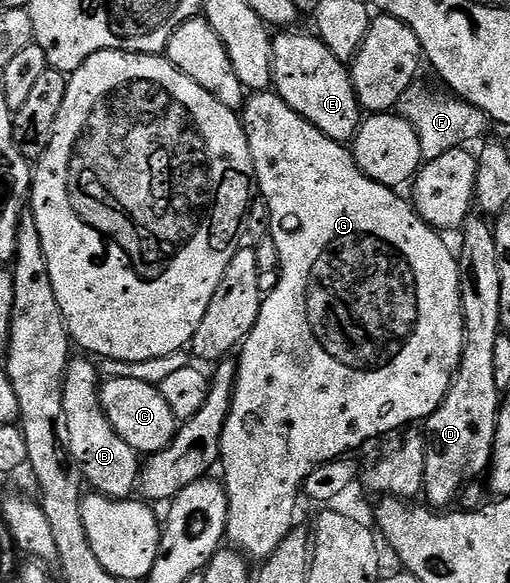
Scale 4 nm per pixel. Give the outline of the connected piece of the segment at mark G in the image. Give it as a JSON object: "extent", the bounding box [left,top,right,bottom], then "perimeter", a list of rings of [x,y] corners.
{"extent":[220,90,464,558],"perimeter":[[[273,90],[253,93],[241,109],[240,119],[246,127],[246,146],[254,163],[256,188],[270,211],[268,236],[269,239],[274,239],[274,248],[278,251],[279,272],[274,289],[265,293],[256,326],[252,326],[248,338],[236,356],[238,377],[234,379],[234,401],[224,422],[220,476],[228,494],[226,540],[247,557],[265,558],[272,554],[272,550],[276,550],[276,546],[280,546],[280,542],[284,542],[291,528],[295,527],[294,507],[298,504],[298,496],[300,500],[300,493],[312,470],[330,460],[345,457],[353,448],[358,448],[377,436],[389,437],[407,426],[417,425],[414,424],[417,420],[418,423],[426,421],[438,409],[440,402],[444,402],[464,350],[464,318],[460,302],[458,257],[452,248],[450,252],[449,246],[442,241],[445,239],[420,219],[414,211],[413,203],[407,197],[405,200],[404,197],[398,196],[402,194],[395,189],[368,178],[358,169],[353,151],[347,145],[338,144],[320,130],[316,130],[312,122],[296,114],[296,110],[292,110],[292,106],[284,103]]]}

